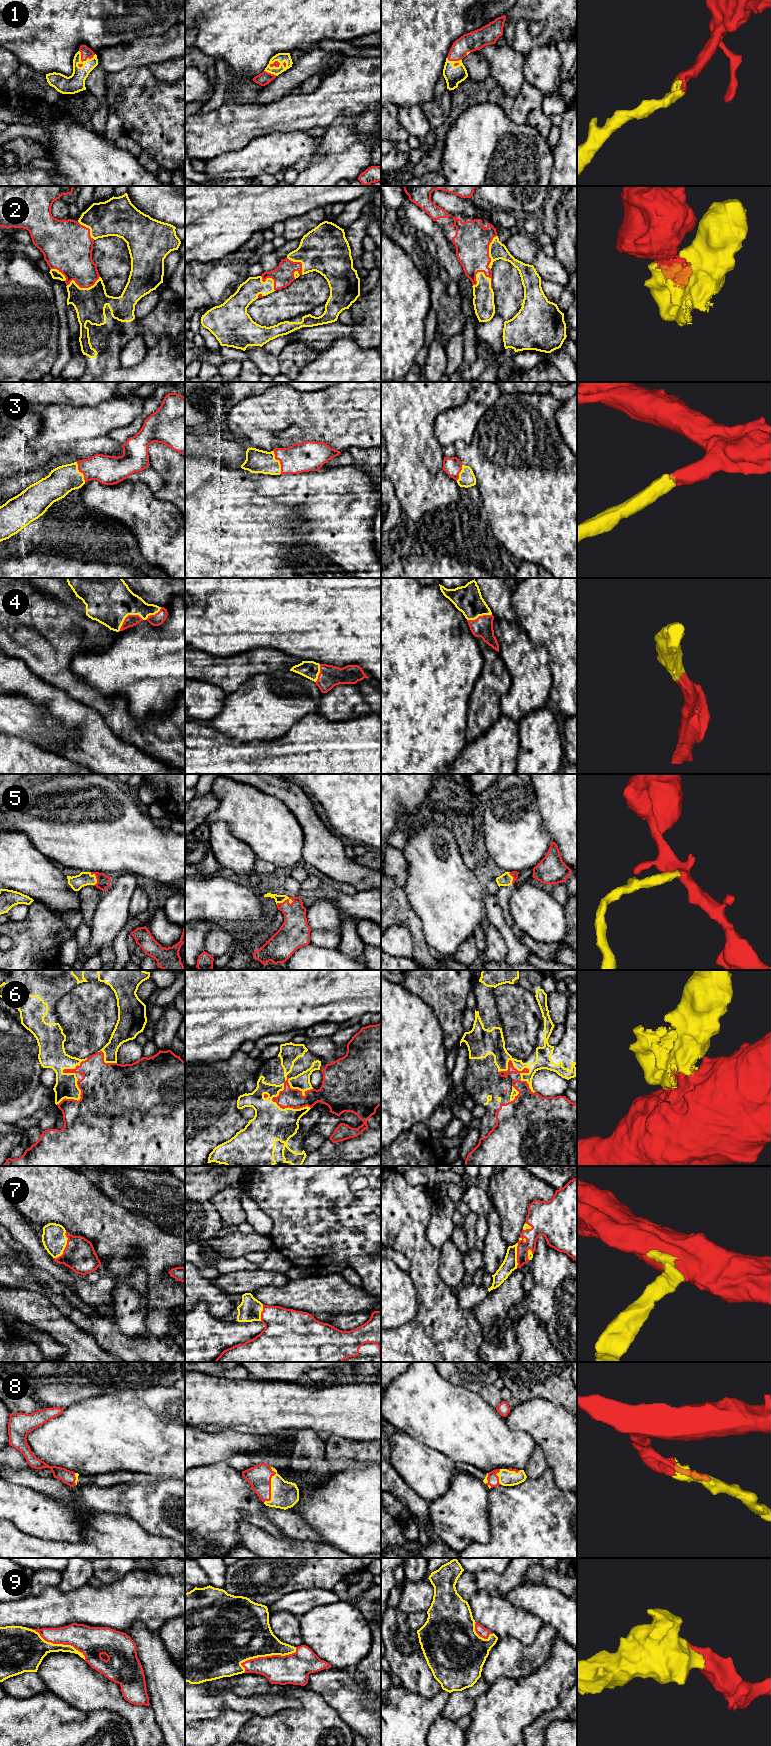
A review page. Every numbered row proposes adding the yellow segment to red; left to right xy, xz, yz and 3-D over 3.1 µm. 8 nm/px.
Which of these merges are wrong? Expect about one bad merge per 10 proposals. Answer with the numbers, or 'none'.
none

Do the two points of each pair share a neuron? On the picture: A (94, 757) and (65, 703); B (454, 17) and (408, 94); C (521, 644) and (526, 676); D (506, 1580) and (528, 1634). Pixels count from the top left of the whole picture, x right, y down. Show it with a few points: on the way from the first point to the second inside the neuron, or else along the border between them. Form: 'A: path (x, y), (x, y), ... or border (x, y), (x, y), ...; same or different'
A: path (94, 744), (94, 732), (78, 716); same
B: path (435, 36), (408, 63), (408, 75); same
C: path (521, 652), (521, 655), (526, 660), (526, 668); same
D: border (478, 1591), (485, 1590), (492, 1595), (501, 1596); different

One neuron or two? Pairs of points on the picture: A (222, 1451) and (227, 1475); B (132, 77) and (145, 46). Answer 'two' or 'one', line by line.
A: two
B: two

